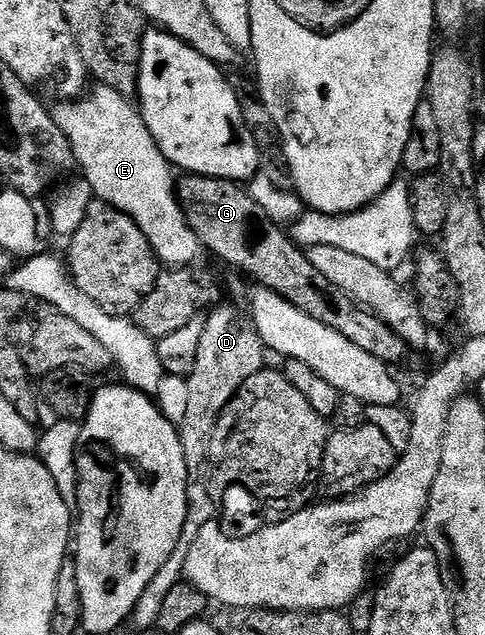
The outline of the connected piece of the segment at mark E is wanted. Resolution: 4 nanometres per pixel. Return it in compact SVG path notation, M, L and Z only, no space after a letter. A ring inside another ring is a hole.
M100 84L94 85L93 95L89 100L61 100L58 101L58 106L52 107L51 113L55 124L67 136L69 147L73 149L73 161L83 173L84 181L91 184L94 195L100 201L106 202L108 206L114 206L119 212L123 212L127 216L131 216L131 220L135 220L135 224L139 224L139 228L143 232L143 236L147 236L147 240L151 244L151 248L157 253L157 261L165 268L189 268L194 265L193 261L196 260L200 254L203 254L203 247L199 239L195 236L195 232L187 224L185 219L185 209L181 207L181 199L178 198L175 189L175 178L173 182L173 174L175 175L174 167L170 166L169 161L163 156L163 152L157 147L157 141L151 136L149 129L145 126L145 121L141 118L141 111L130 99L124 98L119 92L115 92L115 88L110 86L102 86Z

